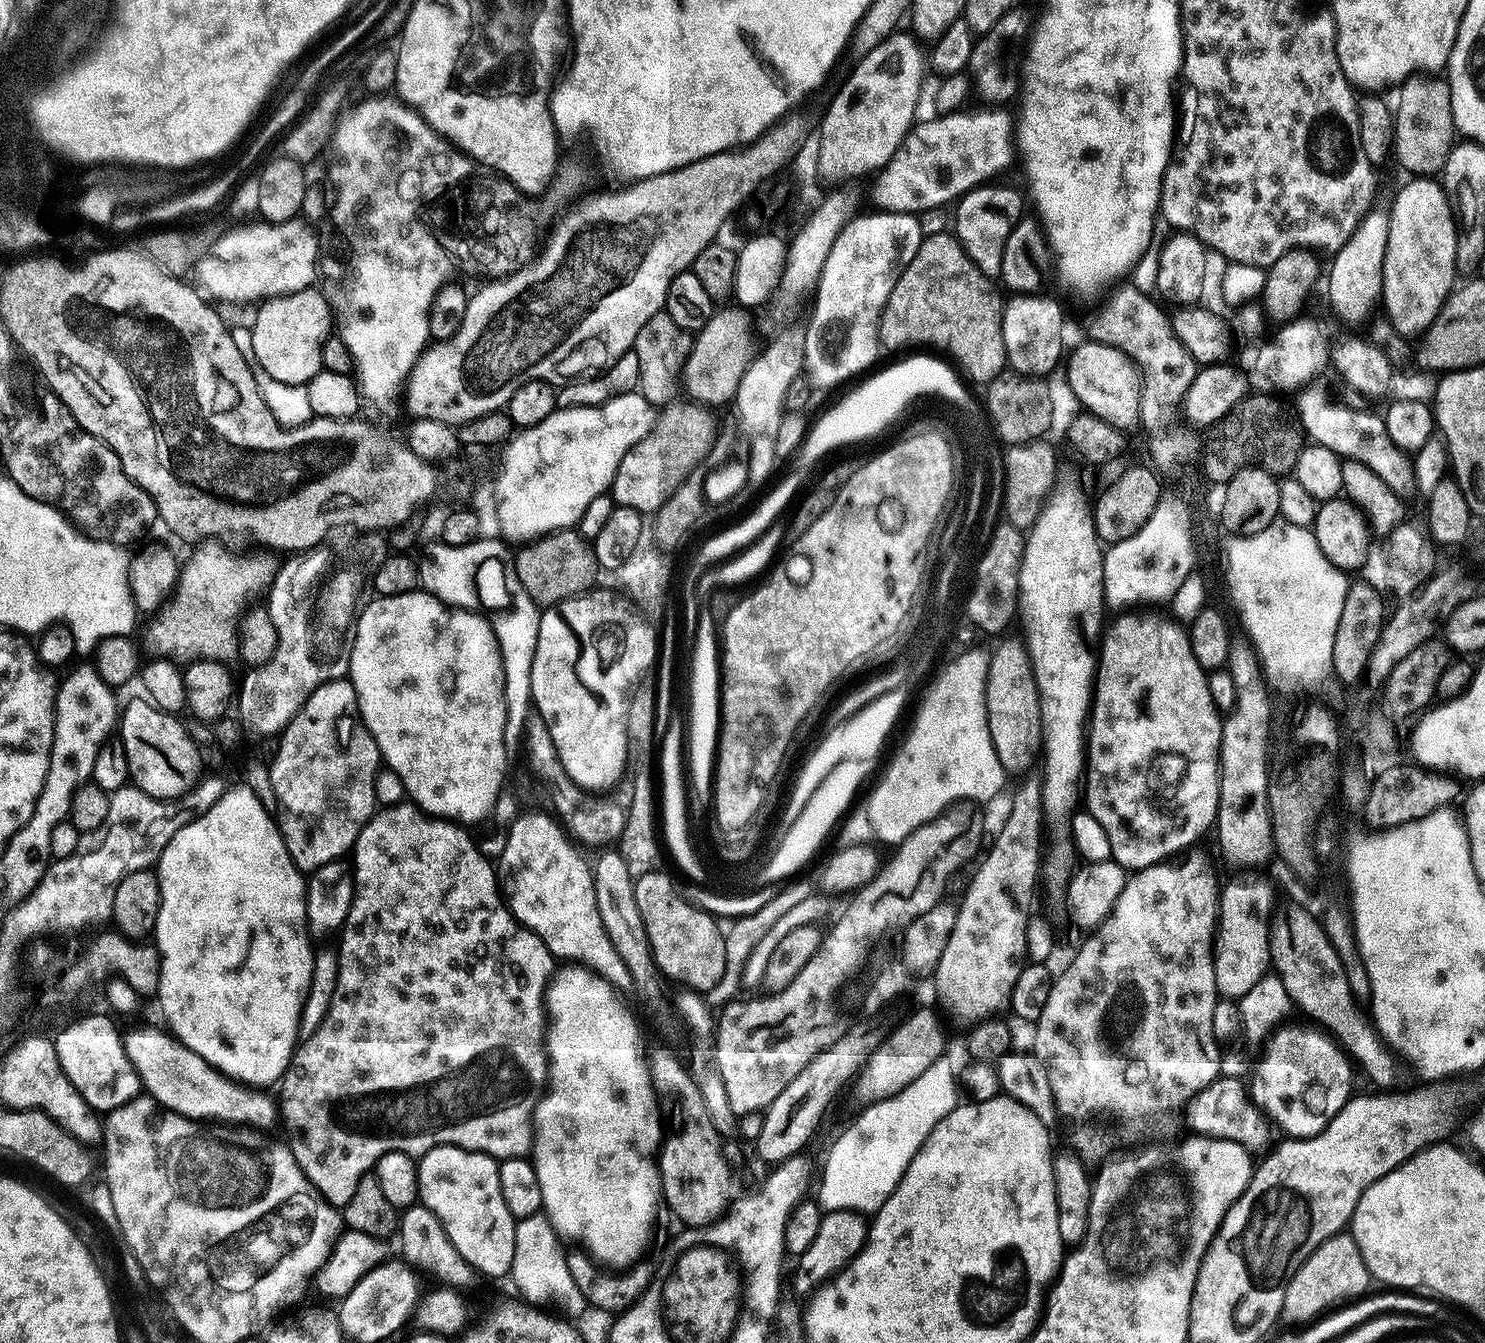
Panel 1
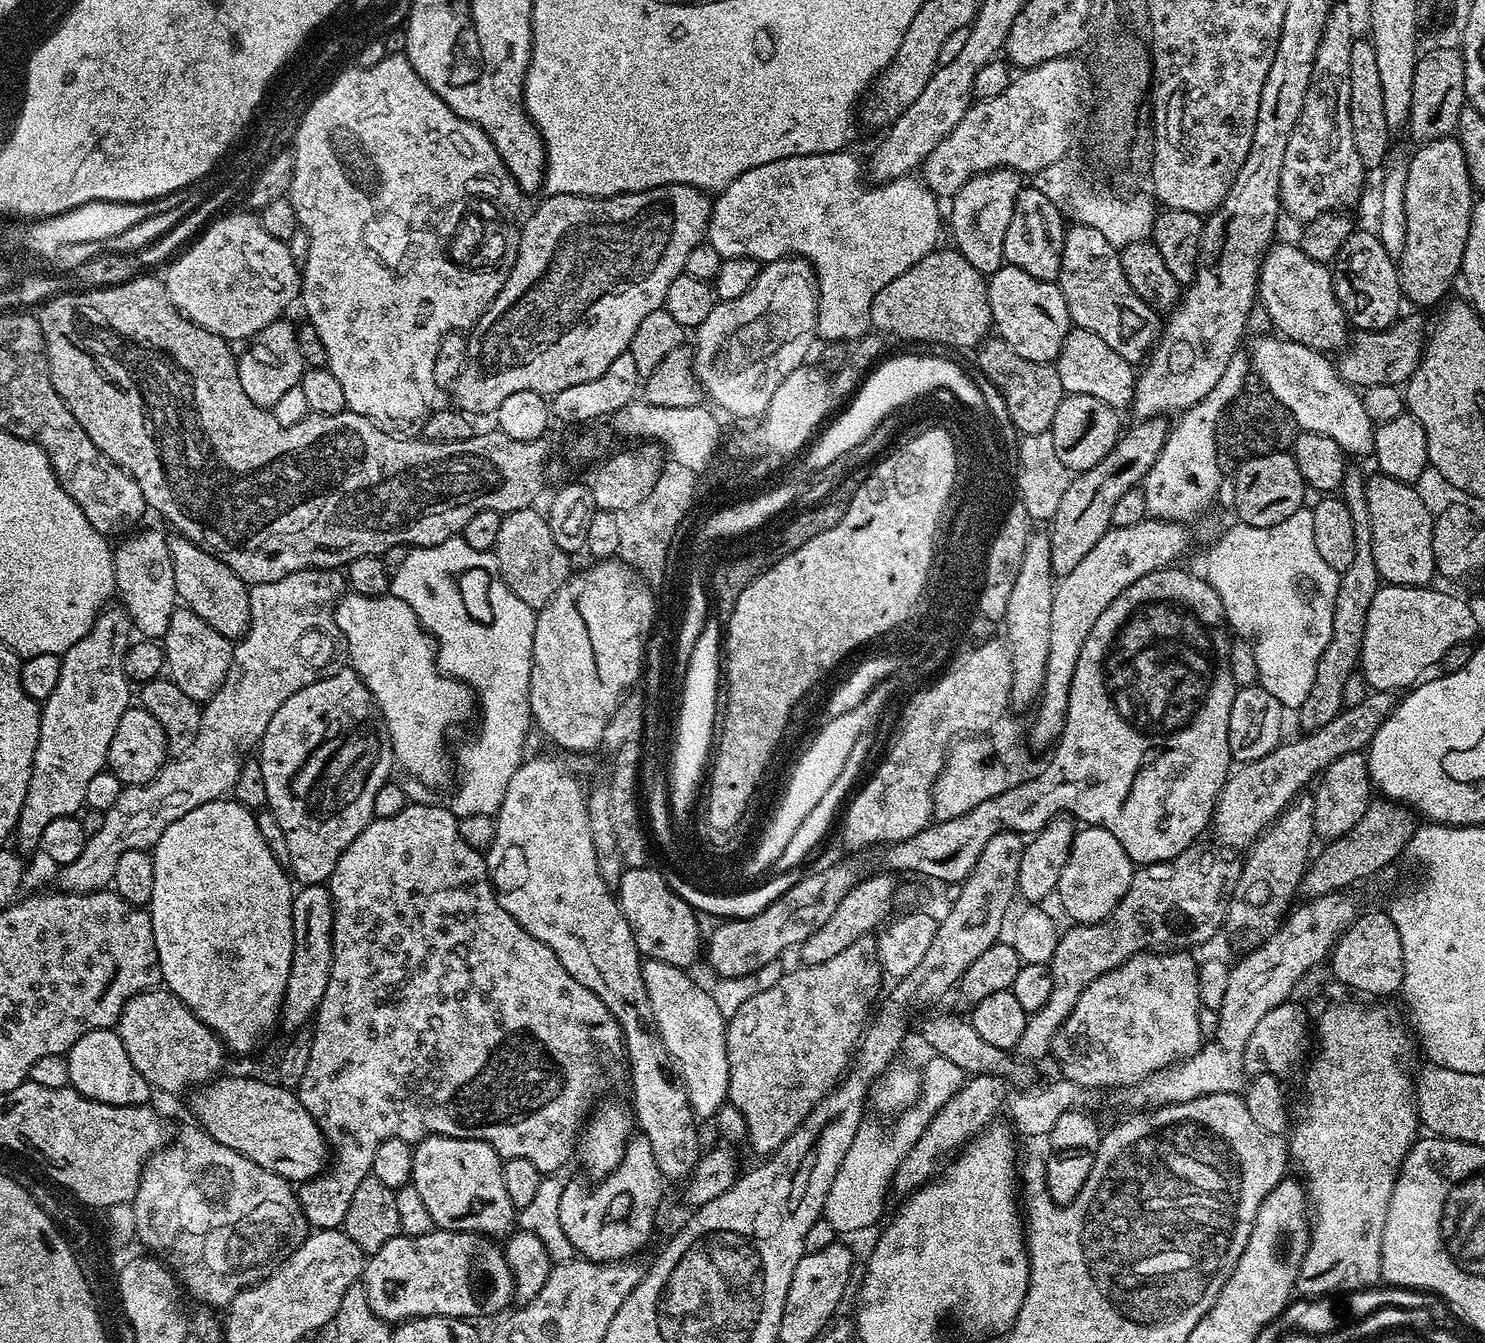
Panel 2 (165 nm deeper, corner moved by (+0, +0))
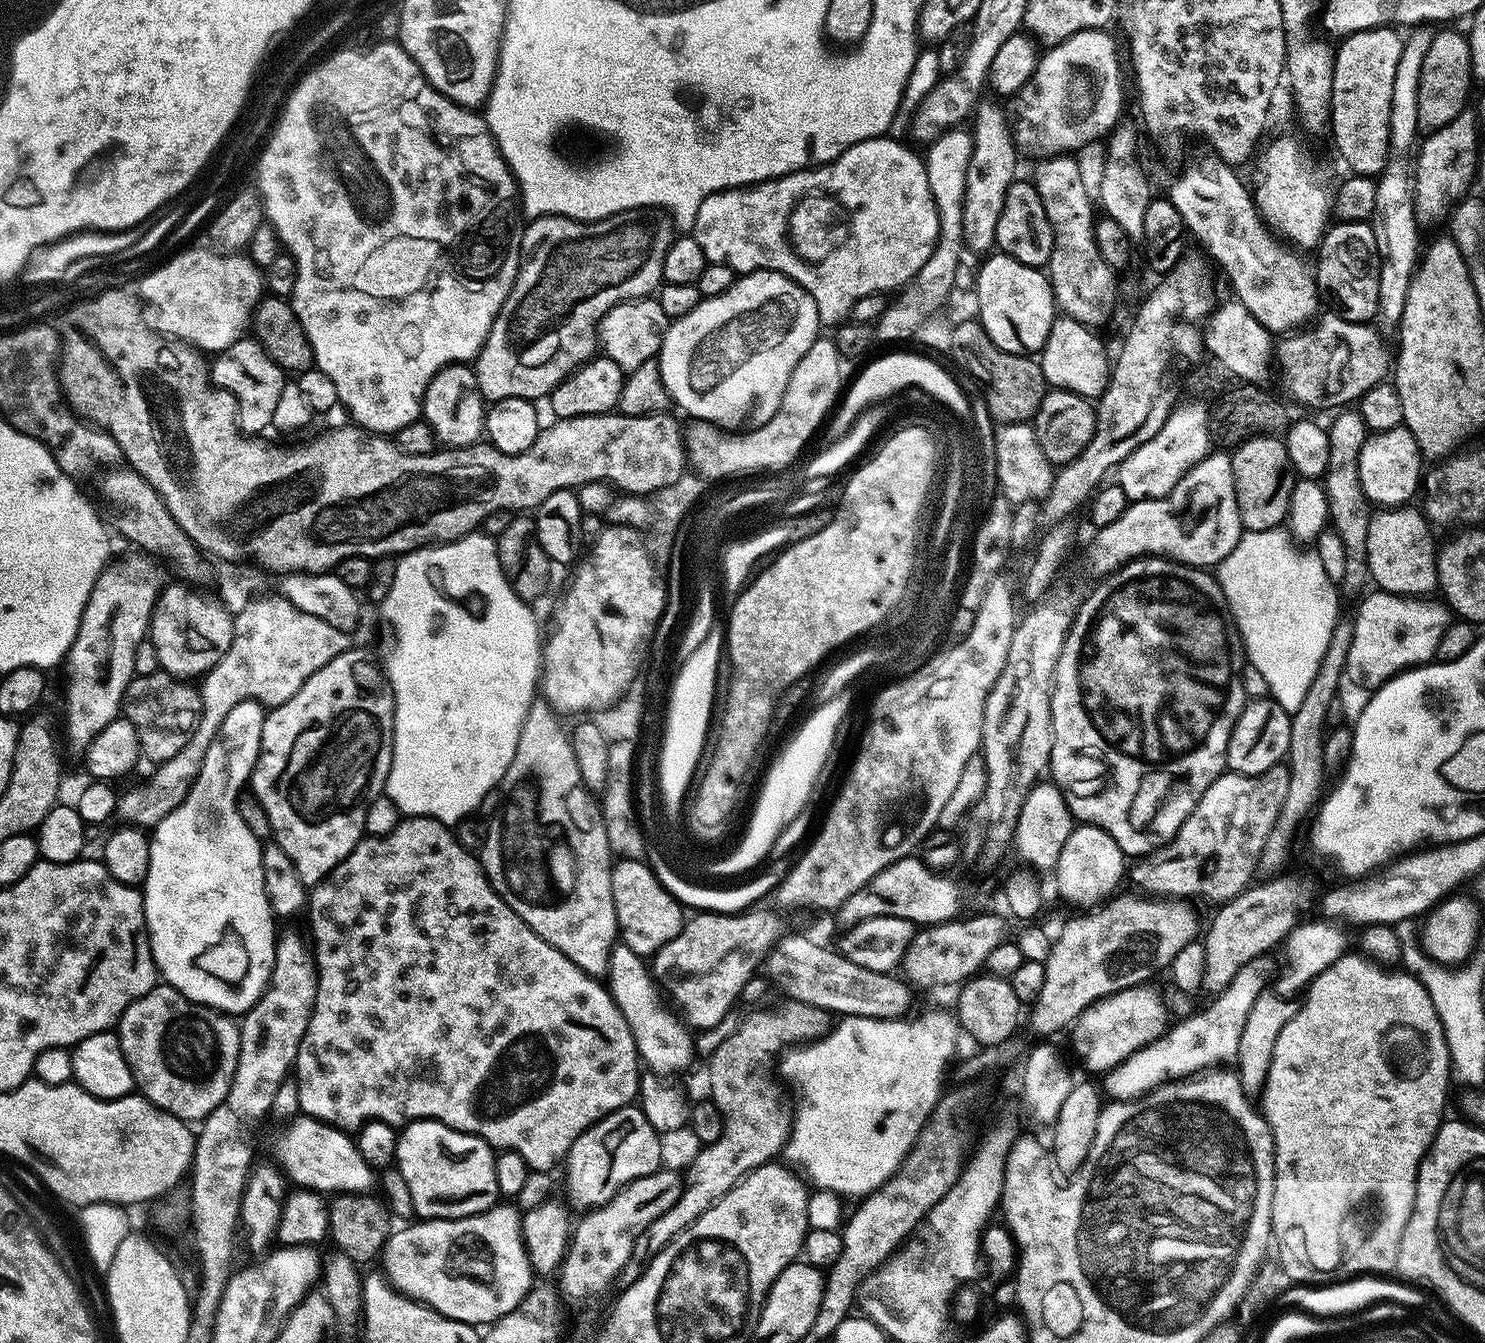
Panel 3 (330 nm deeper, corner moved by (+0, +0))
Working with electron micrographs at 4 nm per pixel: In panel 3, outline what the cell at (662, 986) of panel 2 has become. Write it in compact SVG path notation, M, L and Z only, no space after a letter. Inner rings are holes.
M623 942L614 944L606 980L612 1000L626 1018L627 1025L630 1026L637 1055L643 1063L645 1061L648 1064L646 1066L651 1071L675 1073L676 1068L684 1068L692 1058L694 1059L695 1039L687 1027L684 1029L676 1024L677 1017L675 1015L672 1017L670 1013L660 1009L658 1004L660 992L643 957L634 954Z

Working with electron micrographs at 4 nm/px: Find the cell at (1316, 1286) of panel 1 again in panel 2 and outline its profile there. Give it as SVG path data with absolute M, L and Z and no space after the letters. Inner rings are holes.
M1348 1000L1345 1004L1332 1004L1320 1017L1314 1020L1314 1048L1316 1044L1316 1057L1312 1060L1312 1065L1308 1068L1308 1073L1304 1076L1304 1092L1308 1095L1308 1105L1304 1108L1304 1113L1300 1117L1295 1117L1290 1128L1290 1139L1288 1140L1288 1155L1298 1167L1304 1171L1302 1175L1303 1183L1309 1201L1314 1205L1314 1215L1310 1220L1310 1239L1308 1249L1300 1263L1298 1278L1296 1279L1296 1292L1304 1298L1328 1298L1331 1292L1345 1292L1351 1294L1361 1290L1371 1289L1371 1284L1381 1283L1382 1277L1380 1267L1382 1266L1382 1230L1386 1226L1386 1214L1388 1213L1388 1203L1392 1197L1392 1191L1396 1185L1396 1177L1400 1174L1400 1167L1406 1158L1406 1154L1411 1150L1413 1144L1418 1139L1418 1113L1416 1110L1416 1097L1414 1095L1414 1076L1404 1069L1404 1064L1400 1061L1400 1056L1408 1056L1414 1048L1414 1040L1410 1035L1409 1025L1405 1017L1395 1012L1388 1005L1388 1002L1368 1002L1372 1004L1355 1004Z

